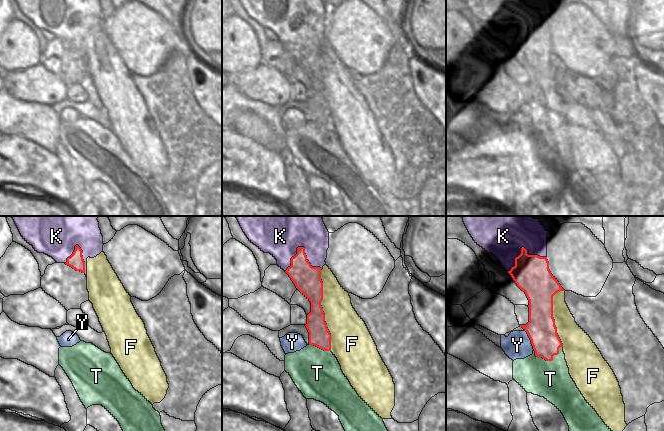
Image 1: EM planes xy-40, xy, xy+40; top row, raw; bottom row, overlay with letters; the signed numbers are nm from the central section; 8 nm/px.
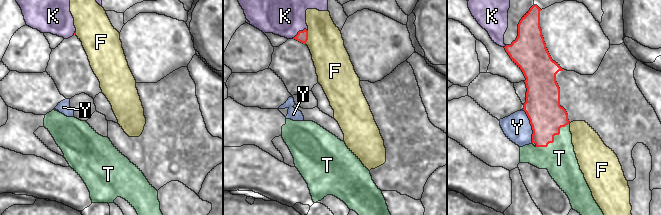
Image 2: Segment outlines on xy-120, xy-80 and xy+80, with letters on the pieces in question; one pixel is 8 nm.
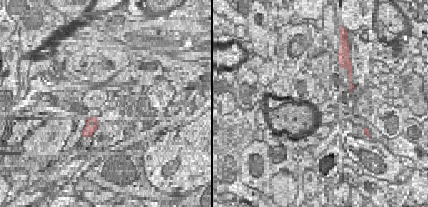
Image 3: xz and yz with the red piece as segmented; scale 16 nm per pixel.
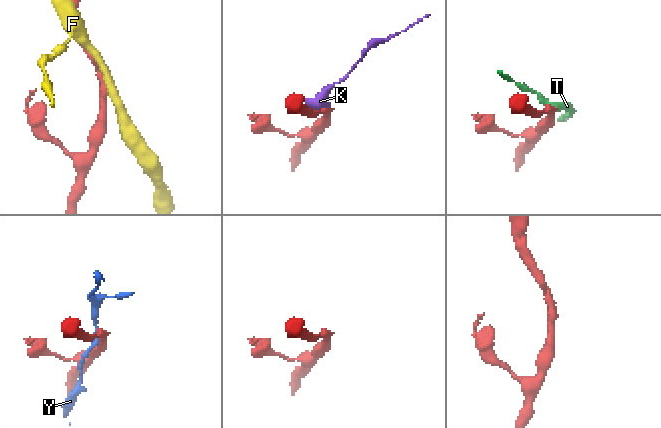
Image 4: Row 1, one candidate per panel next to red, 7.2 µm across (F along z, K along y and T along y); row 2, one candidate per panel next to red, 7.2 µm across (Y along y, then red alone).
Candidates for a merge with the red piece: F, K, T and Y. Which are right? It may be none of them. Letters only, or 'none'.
none

